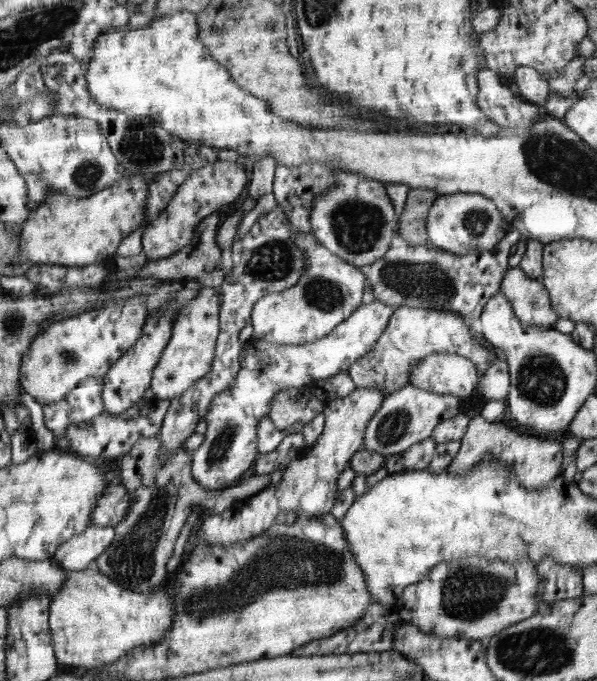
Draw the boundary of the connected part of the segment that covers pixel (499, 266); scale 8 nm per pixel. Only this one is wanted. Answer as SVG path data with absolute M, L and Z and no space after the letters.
M398 226L395 230L392 248L373 265L362 268L362 273L372 283L375 301L396 308L411 306L450 310L460 314L469 324L470 331L478 334L472 324L481 318L485 305L501 293L502 281L509 272L509 254L513 246L522 240L520 231L514 226L508 227L504 240L494 248L459 255L443 251L431 242L414 245L397 232Z

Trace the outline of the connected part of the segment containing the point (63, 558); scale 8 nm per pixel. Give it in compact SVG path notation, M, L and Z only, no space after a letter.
M90 524L84 533L62 544L53 559L68 572L84 570L112 544L114 534L114 527Z

